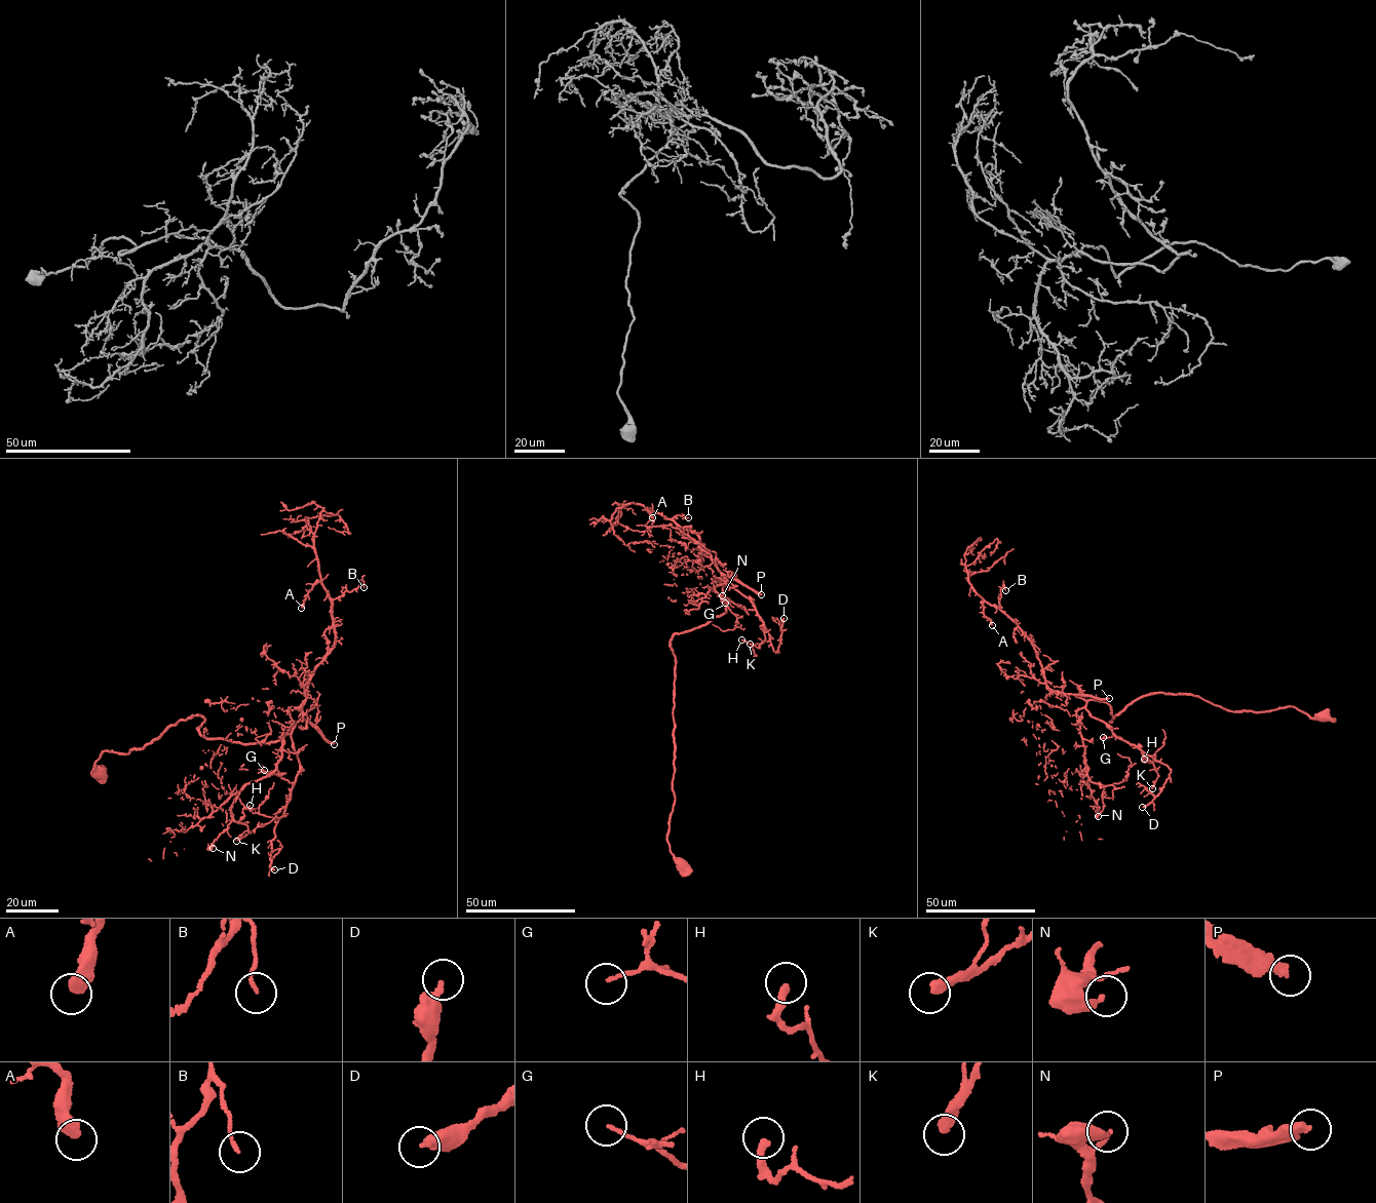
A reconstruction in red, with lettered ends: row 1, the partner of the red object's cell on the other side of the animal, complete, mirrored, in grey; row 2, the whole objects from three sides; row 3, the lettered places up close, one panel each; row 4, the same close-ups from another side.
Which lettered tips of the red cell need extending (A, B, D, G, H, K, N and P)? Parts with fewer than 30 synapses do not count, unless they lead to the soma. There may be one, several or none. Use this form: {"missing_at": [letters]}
{"missing_at": ["P"]}

